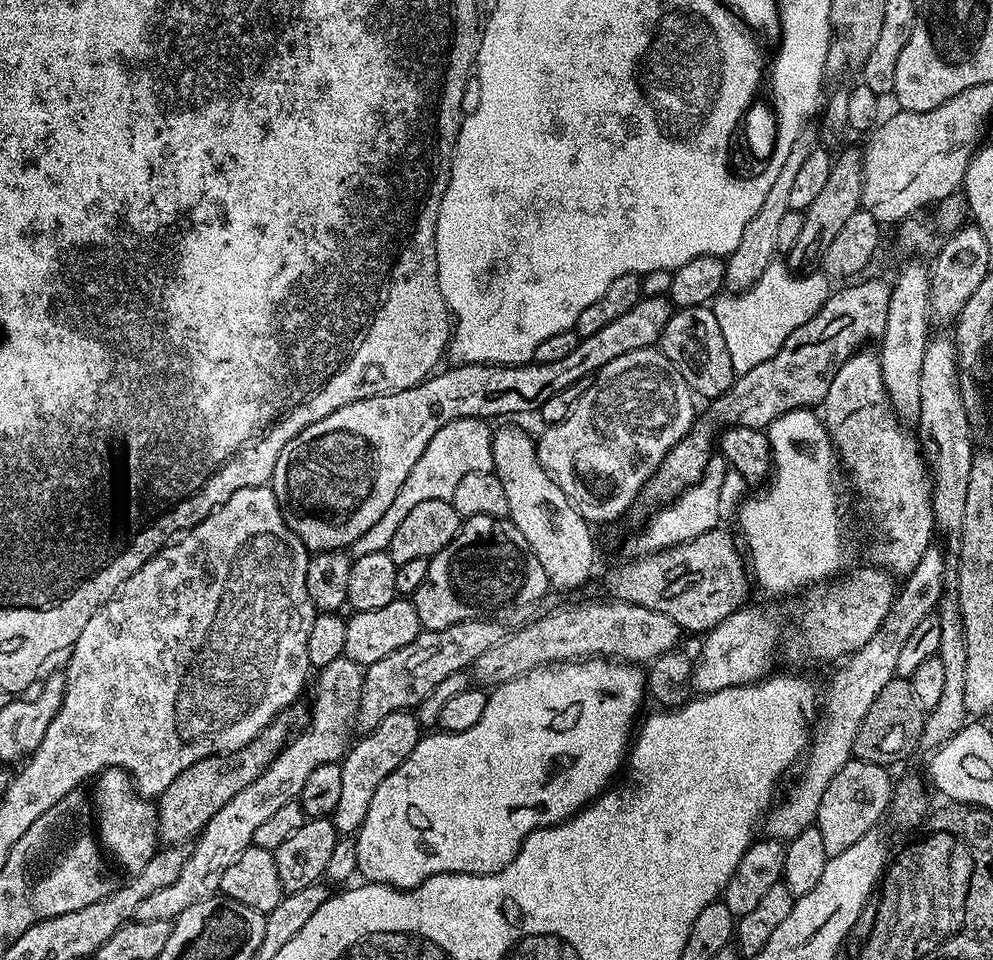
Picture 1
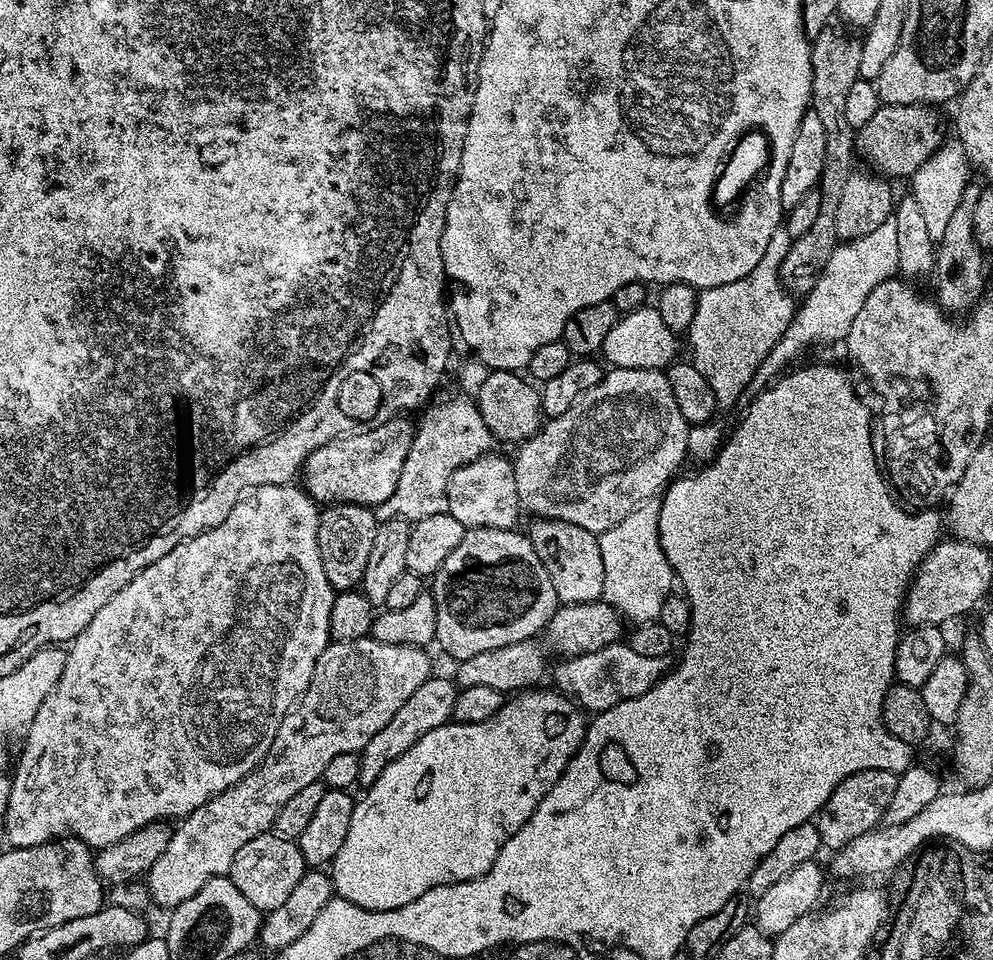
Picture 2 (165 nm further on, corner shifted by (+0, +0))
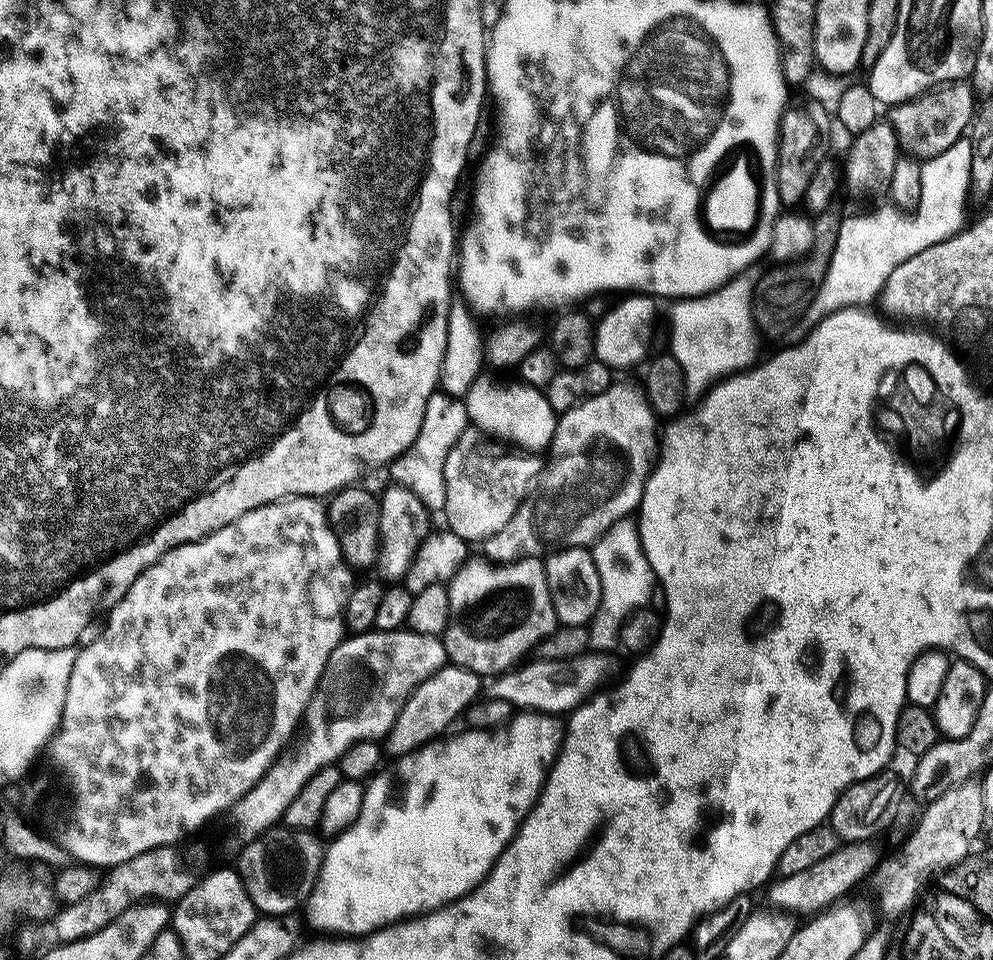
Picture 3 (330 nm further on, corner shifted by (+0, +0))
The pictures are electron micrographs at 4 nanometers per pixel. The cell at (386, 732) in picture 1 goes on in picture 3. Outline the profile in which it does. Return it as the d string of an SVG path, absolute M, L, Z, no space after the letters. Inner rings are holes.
M449 663L438 669L430 678L426 678L426 682L422 682L422 686L418 686L414 694L410 694L394 726L388 731L386 743L388 743L388 752L392 758L410 756L428 741L447 733L448 726L456 716L463 717L468 709L477 703L479 696L476 695L480 692L480 684L482 684L482 678L479 674L460 668L454 663Z

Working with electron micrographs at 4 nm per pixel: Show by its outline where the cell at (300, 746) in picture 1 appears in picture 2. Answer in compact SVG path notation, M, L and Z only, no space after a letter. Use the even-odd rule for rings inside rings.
M371 638L362 640L337 640L329 643L326 650L318 658L314 666L314 674L310 678L310 686L303 696L296 701L292 711L287 712L278 726L278 734L274 734L274 742L264 756L264 762L250 774L241 776L239 782L230 786L224 792L219 792L212 799L188 816L181 819L172 828L172 837L162 850L158 862L150 866L146 883L148 895L153 905L171 910L176 908L186 898L194 898L210 878L227 876L234 862L234 854L250 842L250 838L258 838L263 832L269 831L275 825L276 815L282 806L298 790L317 783L323 777L326 765L337 754L359 753L360 749L402 710L402 702L422 686L433 675L432 660L423 648L414 646L390 646Z

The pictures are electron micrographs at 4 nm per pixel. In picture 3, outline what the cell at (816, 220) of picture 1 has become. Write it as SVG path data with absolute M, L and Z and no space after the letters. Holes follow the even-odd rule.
M967 79L950 80L935 90L925 92L923 96L895 105L891 109L890 123L901 145L918 158L931 158L954 146L954 142L965 139L967 132L964 131L967 130L968 123L972 120L972 111L976 108L973 85L968 83Z

